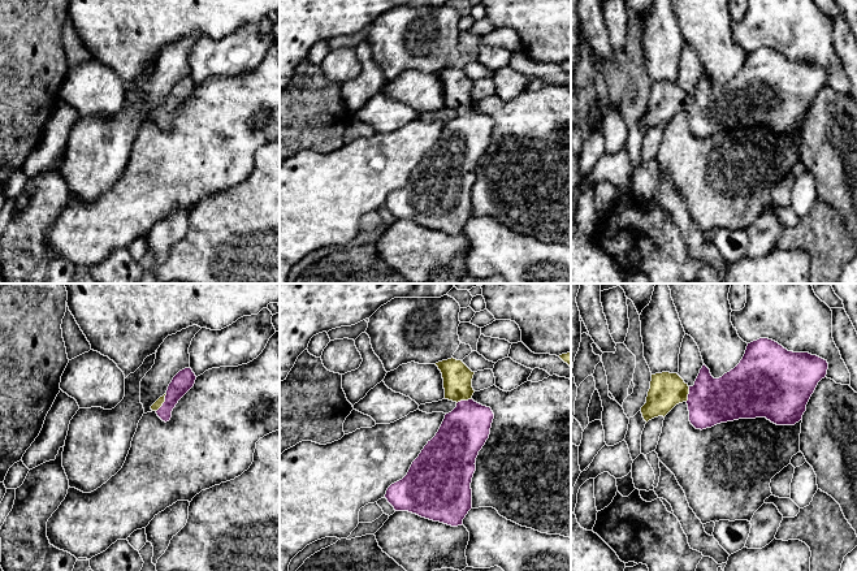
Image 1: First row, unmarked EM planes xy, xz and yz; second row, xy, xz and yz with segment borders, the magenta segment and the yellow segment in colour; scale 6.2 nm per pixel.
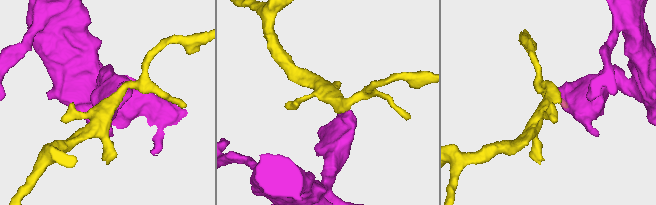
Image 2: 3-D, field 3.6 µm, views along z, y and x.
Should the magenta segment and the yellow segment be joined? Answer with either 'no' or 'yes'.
yes

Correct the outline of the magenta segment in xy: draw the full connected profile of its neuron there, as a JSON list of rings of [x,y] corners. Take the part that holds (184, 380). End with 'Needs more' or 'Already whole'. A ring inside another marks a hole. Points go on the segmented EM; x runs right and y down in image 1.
[[[191,368],[179,371],[169,384],[166,393],[151,406],[151,410],[155,411],[163,421],[169,421],[173,408],[178,401],[194,386],[195,380],[196,376]]]. Needs more

